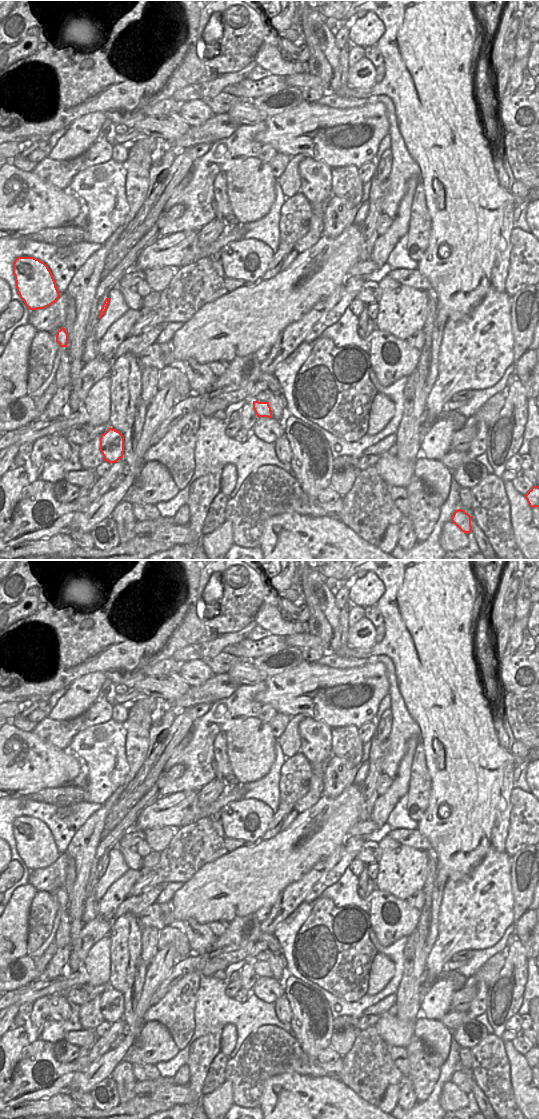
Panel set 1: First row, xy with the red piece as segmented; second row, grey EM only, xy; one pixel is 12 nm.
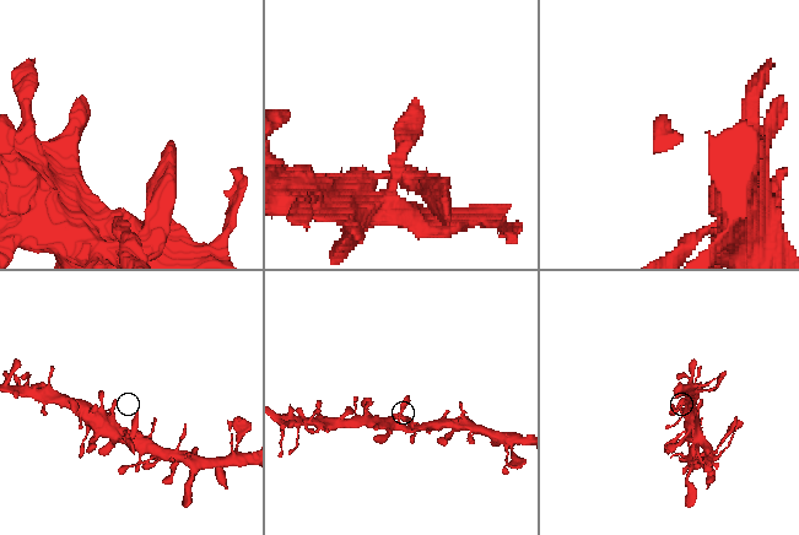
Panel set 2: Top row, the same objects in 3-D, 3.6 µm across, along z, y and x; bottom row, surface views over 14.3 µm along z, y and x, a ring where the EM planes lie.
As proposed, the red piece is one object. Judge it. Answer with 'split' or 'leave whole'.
leave whole

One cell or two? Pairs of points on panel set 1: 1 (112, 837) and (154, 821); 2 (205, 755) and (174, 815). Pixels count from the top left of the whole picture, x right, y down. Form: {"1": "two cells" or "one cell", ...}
{"1": "two cells", "2": "two cells"}

